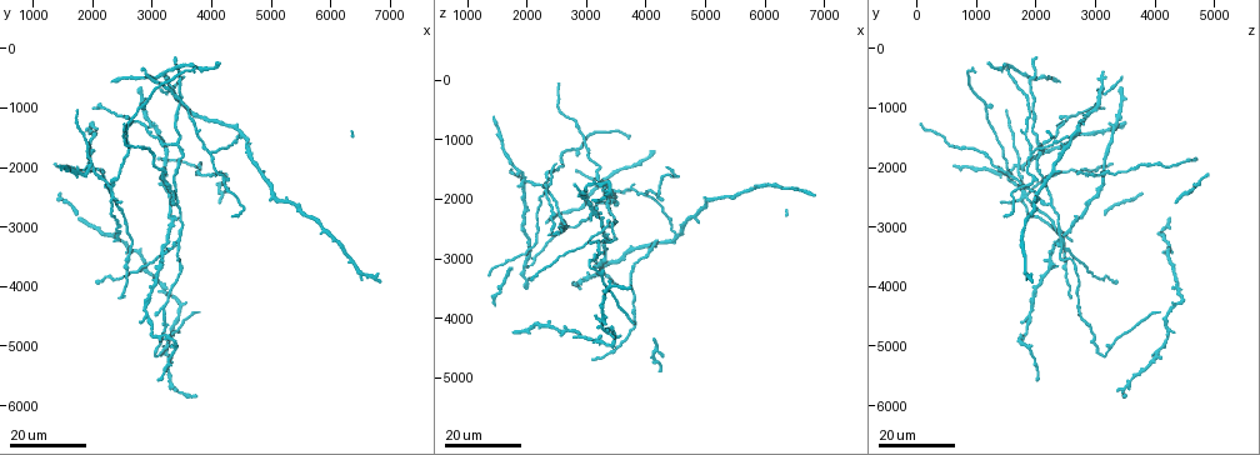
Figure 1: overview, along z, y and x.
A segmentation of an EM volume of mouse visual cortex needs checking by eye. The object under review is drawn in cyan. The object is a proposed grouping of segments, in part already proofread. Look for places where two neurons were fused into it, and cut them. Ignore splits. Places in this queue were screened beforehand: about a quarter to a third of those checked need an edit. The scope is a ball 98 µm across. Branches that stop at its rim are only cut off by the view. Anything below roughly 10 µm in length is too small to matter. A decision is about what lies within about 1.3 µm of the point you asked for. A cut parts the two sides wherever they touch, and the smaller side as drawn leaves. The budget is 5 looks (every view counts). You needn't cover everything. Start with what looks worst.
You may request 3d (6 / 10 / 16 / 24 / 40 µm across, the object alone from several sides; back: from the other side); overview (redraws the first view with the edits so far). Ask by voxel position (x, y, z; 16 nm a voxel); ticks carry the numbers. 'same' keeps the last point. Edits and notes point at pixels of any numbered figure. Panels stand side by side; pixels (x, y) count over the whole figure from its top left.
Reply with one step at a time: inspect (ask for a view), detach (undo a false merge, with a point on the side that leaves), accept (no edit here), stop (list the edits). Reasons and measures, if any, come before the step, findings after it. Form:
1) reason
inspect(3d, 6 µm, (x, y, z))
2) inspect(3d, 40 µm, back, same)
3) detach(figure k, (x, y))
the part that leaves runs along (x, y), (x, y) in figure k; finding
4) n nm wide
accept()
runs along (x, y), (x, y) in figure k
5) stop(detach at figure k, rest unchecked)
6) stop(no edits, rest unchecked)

branch point
inspect(3d, 16 µm, (3500, 900, 1900))

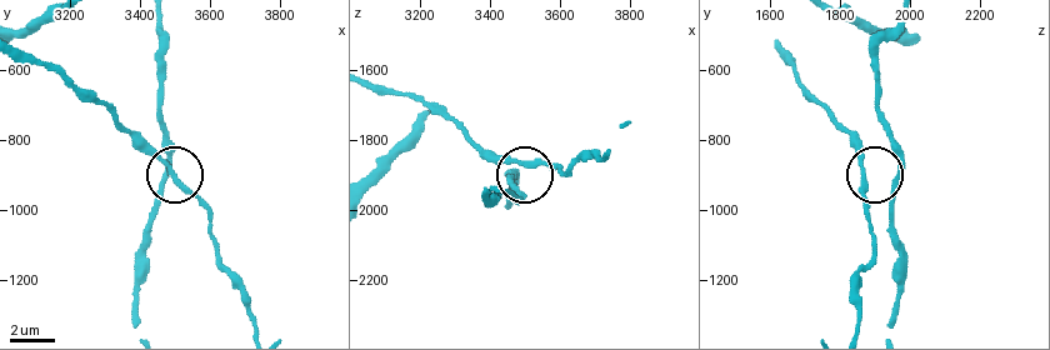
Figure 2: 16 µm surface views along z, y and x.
zoom in
inspect(3d, 6 µm, (3510, 930, 1870))

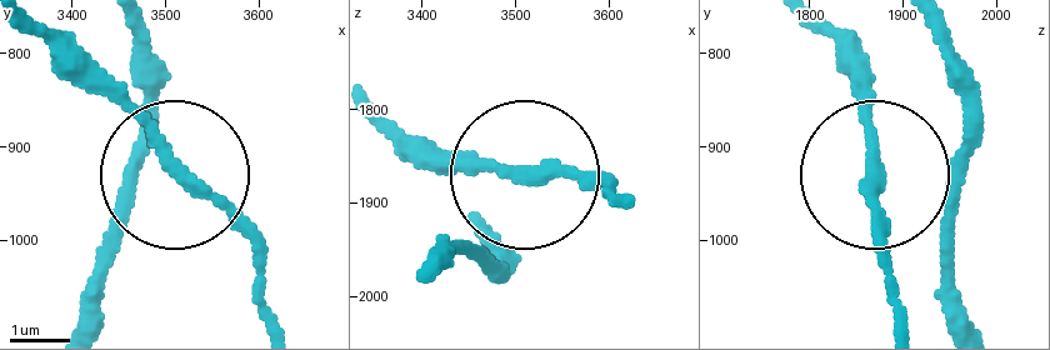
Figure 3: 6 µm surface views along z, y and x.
190 nm wide
accept()
runs along (428, 260), (478, 245), (528, 176), (433, 171) in figure 3; one neuron here

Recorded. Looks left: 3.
inspect(3d, 16 µm, (3450, 3200, 2450))

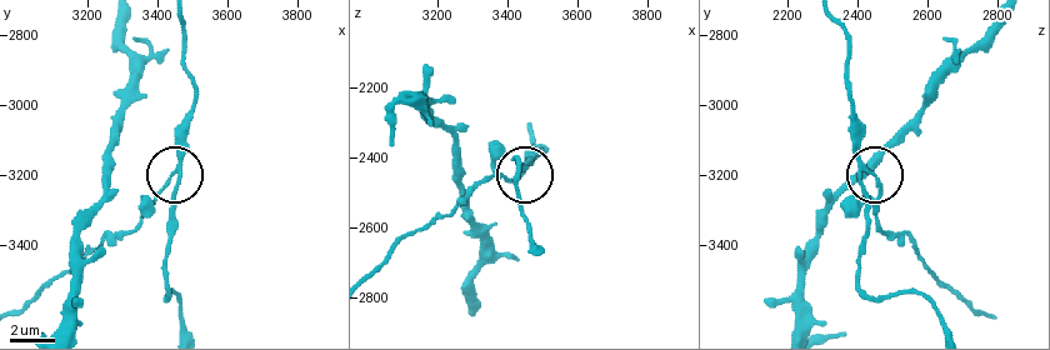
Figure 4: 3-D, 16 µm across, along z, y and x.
inspect(3d, 10 µm, (3460, 3190, 2420))

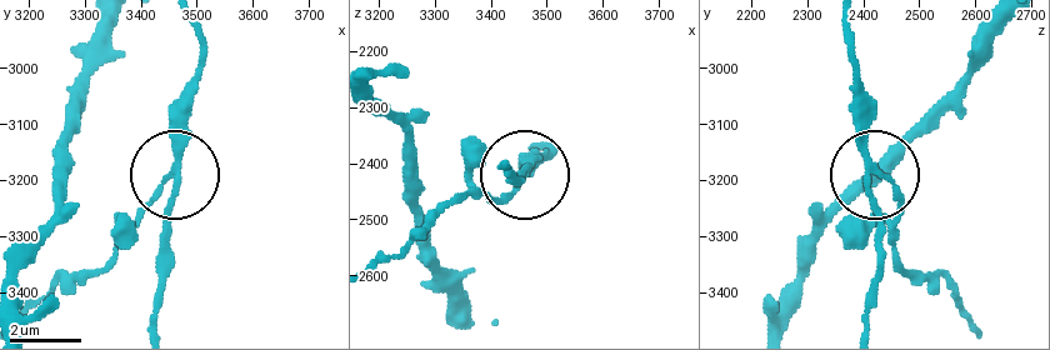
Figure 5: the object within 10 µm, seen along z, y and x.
150 nm wide
detach(figure 5, (160, 190))
the part that leaves runs along (180, 150), (109, 264), (73, 276), (28, 309) in figure 5; a second neuron is stuck on

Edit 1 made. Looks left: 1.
stop(detach at figure 5, rest unchecked)

